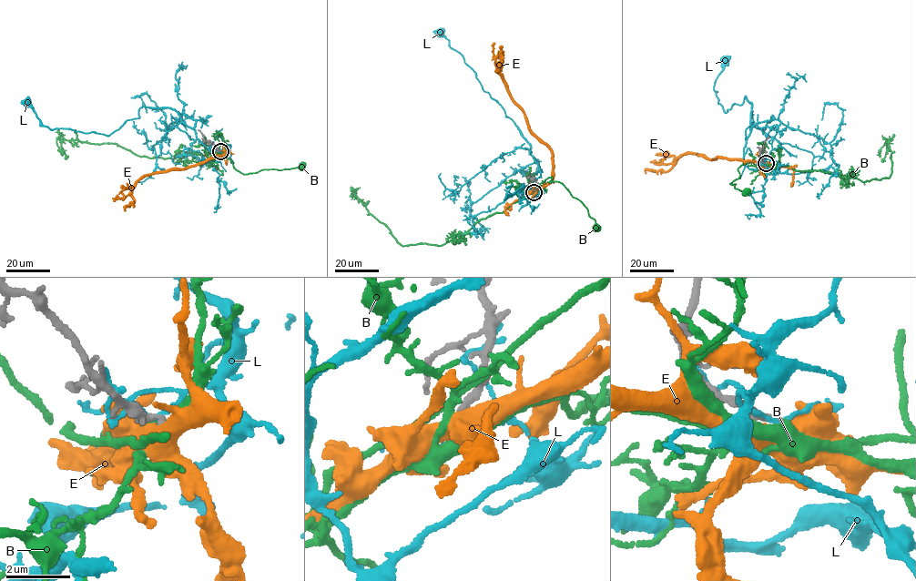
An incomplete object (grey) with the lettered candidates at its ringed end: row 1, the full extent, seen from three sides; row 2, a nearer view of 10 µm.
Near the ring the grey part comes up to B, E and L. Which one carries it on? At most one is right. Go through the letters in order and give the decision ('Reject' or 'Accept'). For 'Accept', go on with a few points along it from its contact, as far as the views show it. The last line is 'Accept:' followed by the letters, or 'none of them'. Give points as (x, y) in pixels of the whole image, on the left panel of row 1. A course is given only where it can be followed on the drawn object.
B: Accept. Its course: (221, 151), (219, 154), (221, 152), (228, 157), (236, 170), (247, 174), (264, 169), (302, 167)
E: Reject
L: Reject
Accept: B

